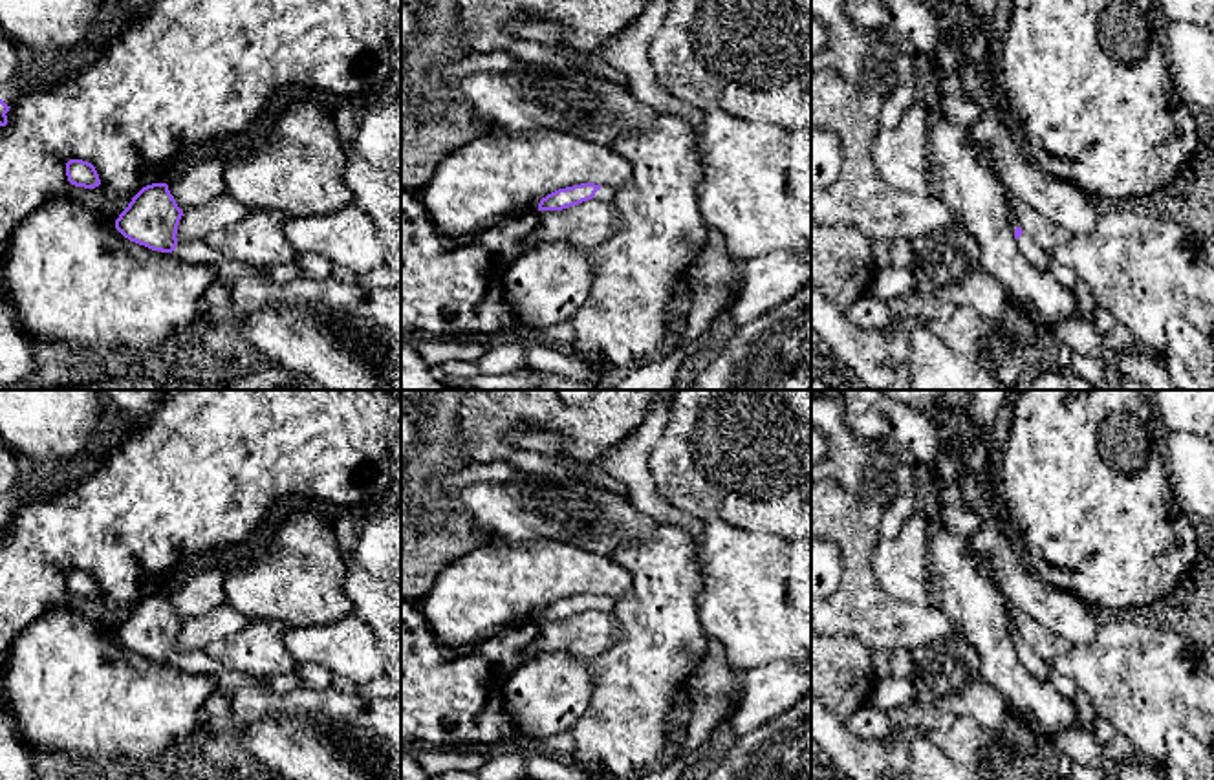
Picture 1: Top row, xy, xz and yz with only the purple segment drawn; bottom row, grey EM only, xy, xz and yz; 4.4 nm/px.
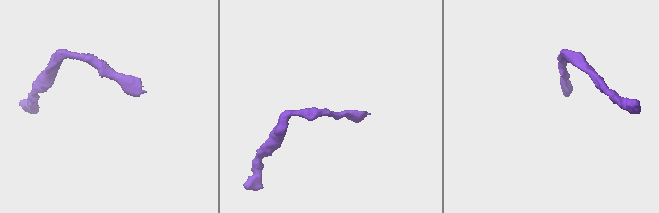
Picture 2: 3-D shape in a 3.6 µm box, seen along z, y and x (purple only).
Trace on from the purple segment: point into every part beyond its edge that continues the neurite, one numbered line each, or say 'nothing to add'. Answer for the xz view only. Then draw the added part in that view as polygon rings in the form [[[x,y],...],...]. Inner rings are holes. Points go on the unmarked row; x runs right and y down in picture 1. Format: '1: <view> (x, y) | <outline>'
1: xz (606, 605) | [[[601,597],[591,610],[615,613],[617,599],[613,597]]]

